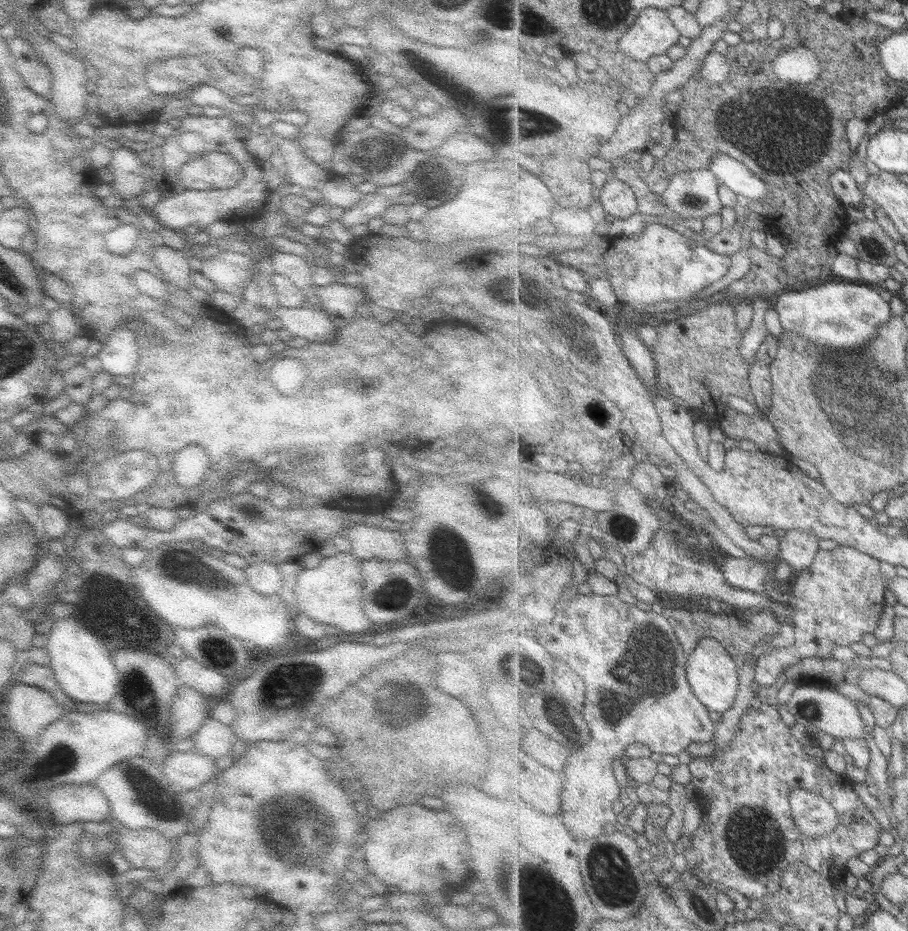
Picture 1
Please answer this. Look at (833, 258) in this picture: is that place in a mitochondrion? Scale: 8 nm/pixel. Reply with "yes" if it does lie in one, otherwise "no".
no

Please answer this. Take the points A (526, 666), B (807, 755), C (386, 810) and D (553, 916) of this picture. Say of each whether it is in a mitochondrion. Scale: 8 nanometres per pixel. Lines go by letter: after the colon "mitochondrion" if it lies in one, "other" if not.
A: mitochondrion
B: other
C: other
D: mitochondrion

